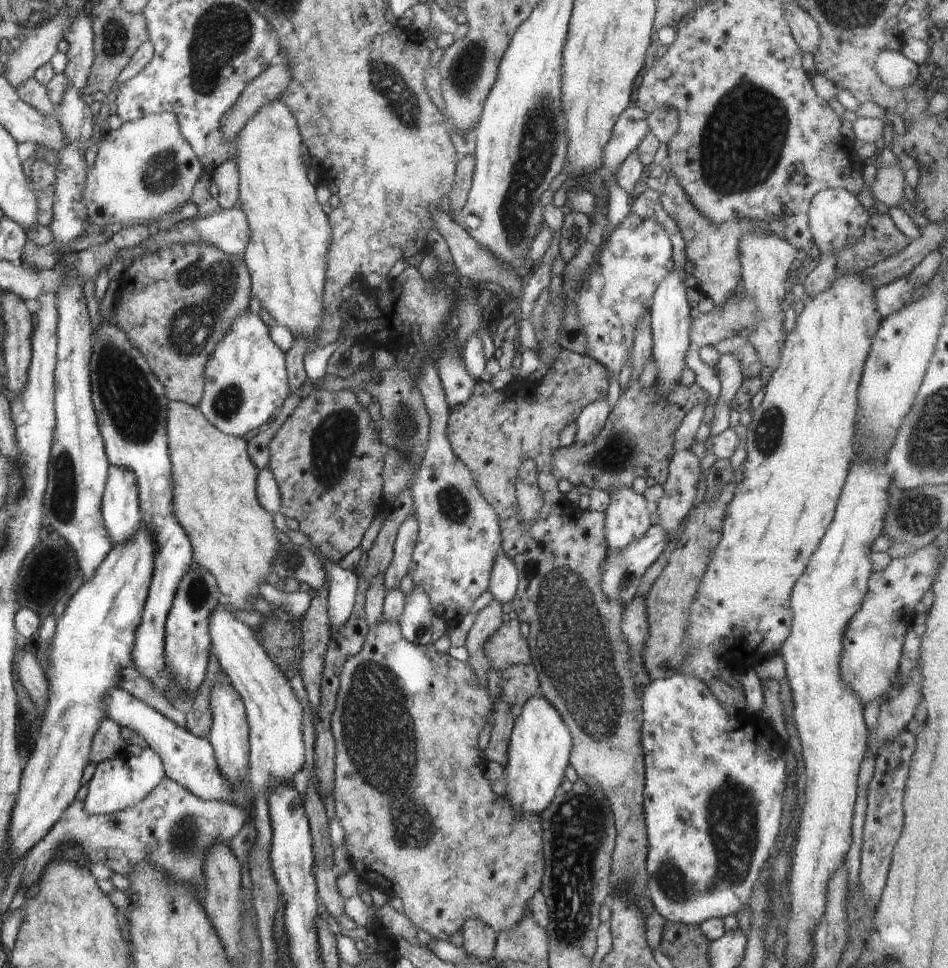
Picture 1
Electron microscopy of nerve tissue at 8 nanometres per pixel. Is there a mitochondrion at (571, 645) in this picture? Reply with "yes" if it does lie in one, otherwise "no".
yes

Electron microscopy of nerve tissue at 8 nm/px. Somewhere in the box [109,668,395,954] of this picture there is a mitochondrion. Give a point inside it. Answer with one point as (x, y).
(183, 839)

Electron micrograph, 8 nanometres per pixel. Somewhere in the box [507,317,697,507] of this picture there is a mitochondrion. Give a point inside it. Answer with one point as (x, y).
(621, 451)

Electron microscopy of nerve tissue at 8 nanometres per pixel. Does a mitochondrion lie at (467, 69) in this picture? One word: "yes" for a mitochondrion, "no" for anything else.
yes

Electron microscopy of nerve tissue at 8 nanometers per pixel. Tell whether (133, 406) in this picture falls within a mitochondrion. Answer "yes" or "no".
yes

